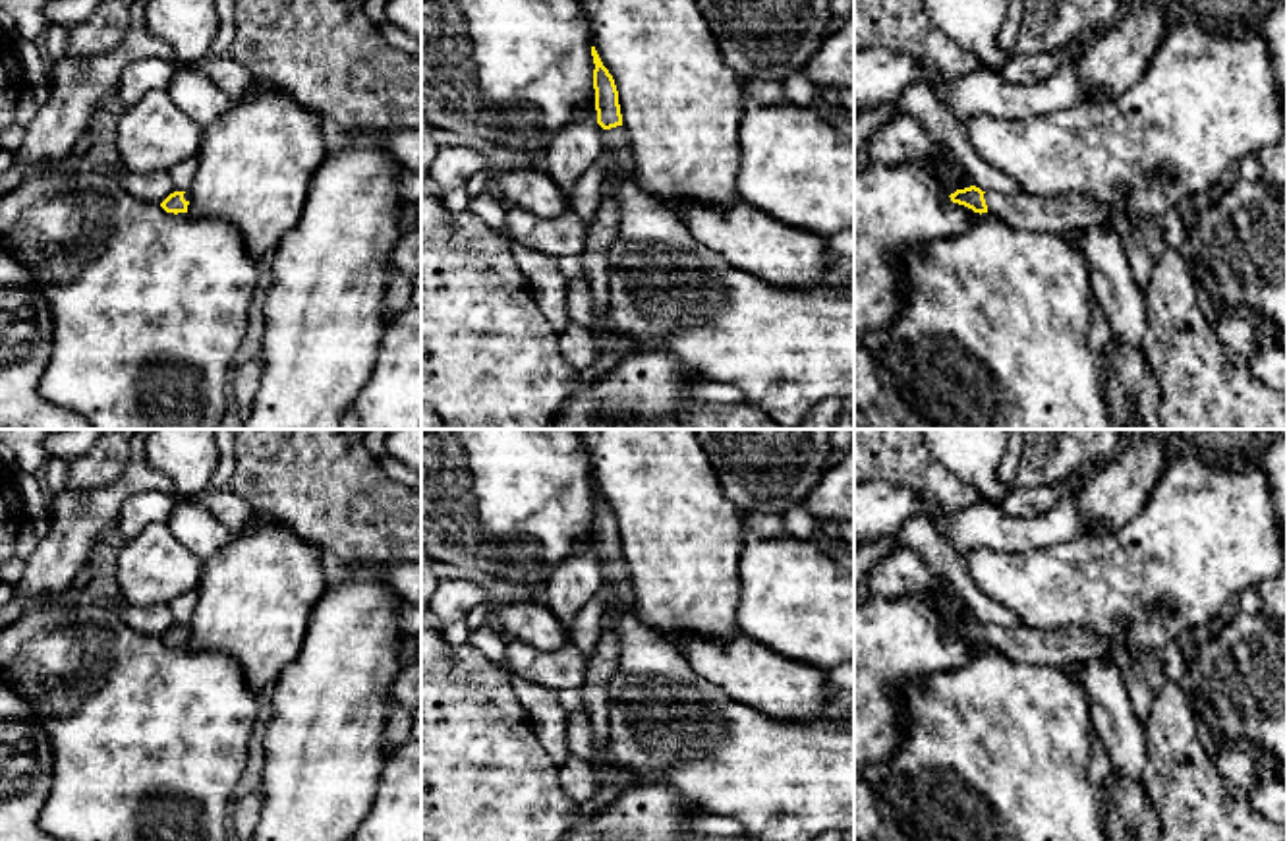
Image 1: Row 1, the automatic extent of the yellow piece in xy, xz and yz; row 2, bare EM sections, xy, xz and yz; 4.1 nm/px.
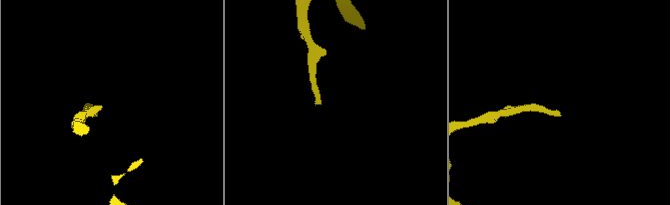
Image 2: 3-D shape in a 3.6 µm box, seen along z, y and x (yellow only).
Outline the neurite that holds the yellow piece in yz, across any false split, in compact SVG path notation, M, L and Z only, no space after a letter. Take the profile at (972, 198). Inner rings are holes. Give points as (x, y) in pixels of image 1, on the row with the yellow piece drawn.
M976 186L949 195L953 203L974 213L991 213L1011 226L1069 236L1090 226L1107 226L1107 209L1094 197L1038 197L1026 191L1009 195L982 191Z

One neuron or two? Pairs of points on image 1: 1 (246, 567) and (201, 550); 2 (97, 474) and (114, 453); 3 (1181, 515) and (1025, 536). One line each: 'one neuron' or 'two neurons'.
1: two neurons
2: one neuron
3: two neurons

